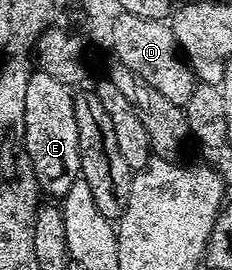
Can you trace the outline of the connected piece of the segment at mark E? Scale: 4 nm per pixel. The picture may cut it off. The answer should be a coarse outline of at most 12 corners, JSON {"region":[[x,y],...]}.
{"region":[[33,72],[24,155],[36,184],[62,199],[78,180],[73,90]]}

